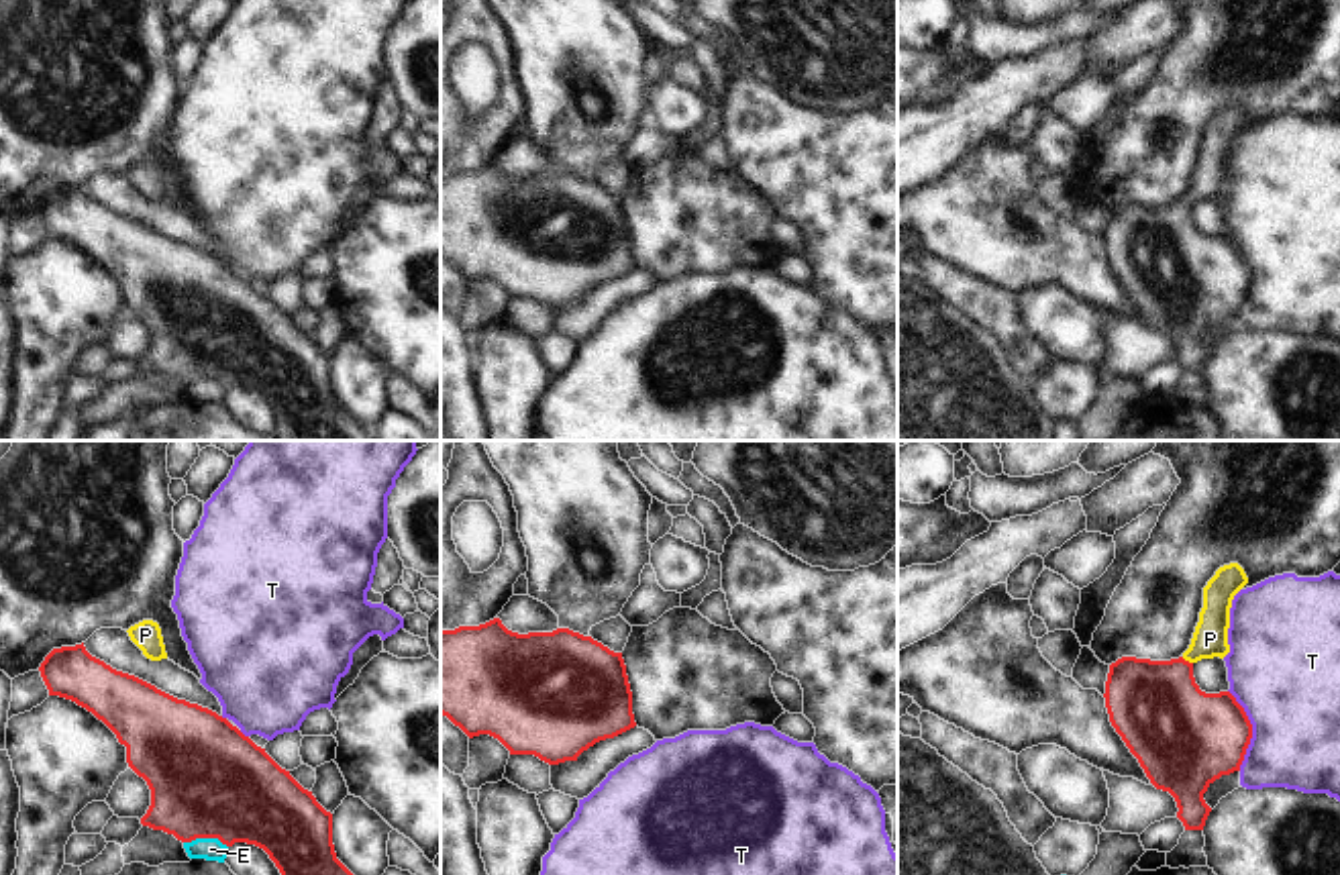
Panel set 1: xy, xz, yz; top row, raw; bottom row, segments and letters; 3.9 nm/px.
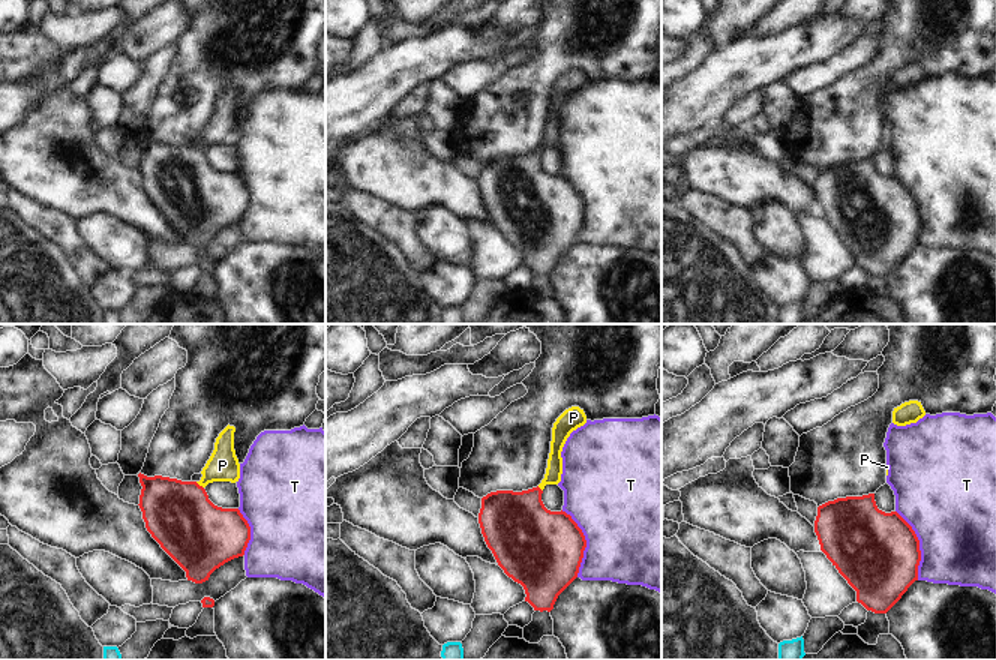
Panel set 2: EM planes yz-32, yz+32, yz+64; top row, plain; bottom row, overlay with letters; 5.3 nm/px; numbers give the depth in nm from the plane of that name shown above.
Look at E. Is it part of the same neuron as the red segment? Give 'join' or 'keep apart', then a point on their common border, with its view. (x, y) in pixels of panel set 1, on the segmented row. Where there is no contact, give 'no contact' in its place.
keep apart | xy (207, 837)

